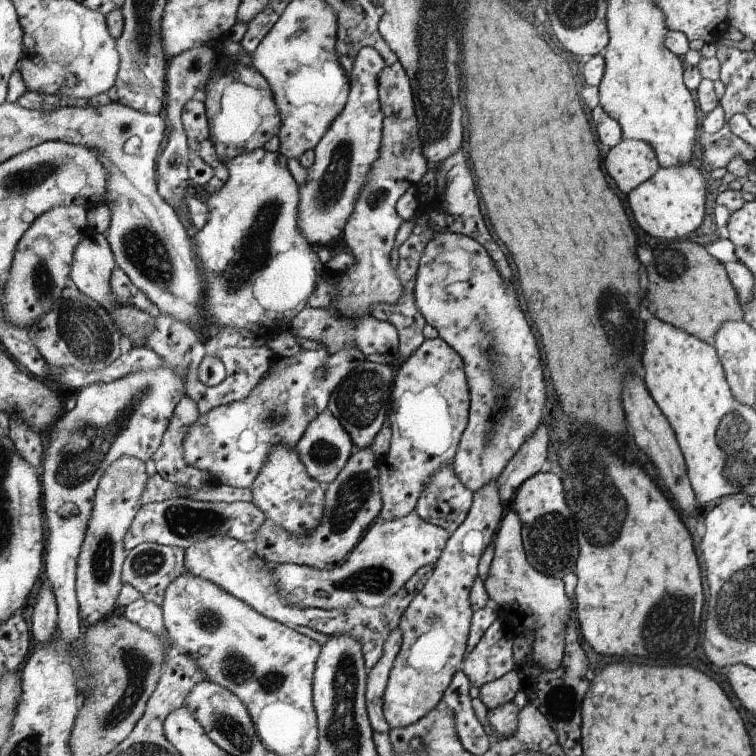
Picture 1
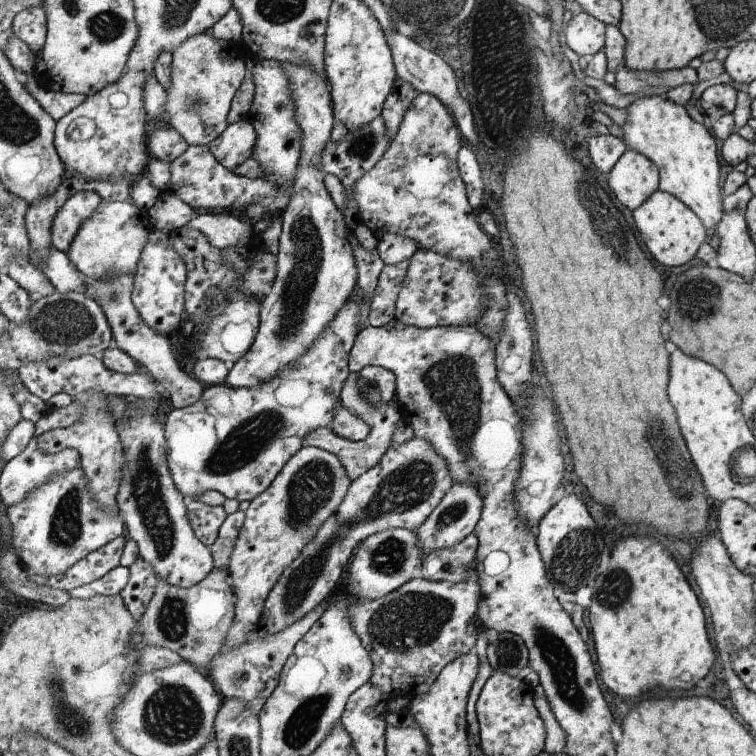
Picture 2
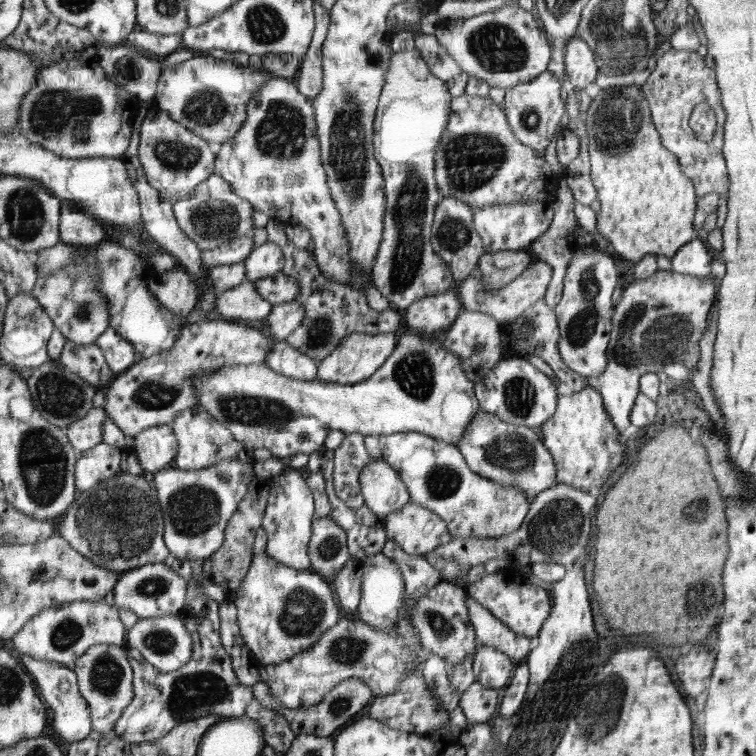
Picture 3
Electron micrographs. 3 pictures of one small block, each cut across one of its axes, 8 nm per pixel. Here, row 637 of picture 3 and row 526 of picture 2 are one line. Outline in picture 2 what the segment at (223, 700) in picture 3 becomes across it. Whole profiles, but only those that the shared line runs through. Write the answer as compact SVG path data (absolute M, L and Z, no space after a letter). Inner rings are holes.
M187 500L188 517L193 530L207 547L211 547L220 535L220 528L227 517L222 505L210 506L204 502Z

